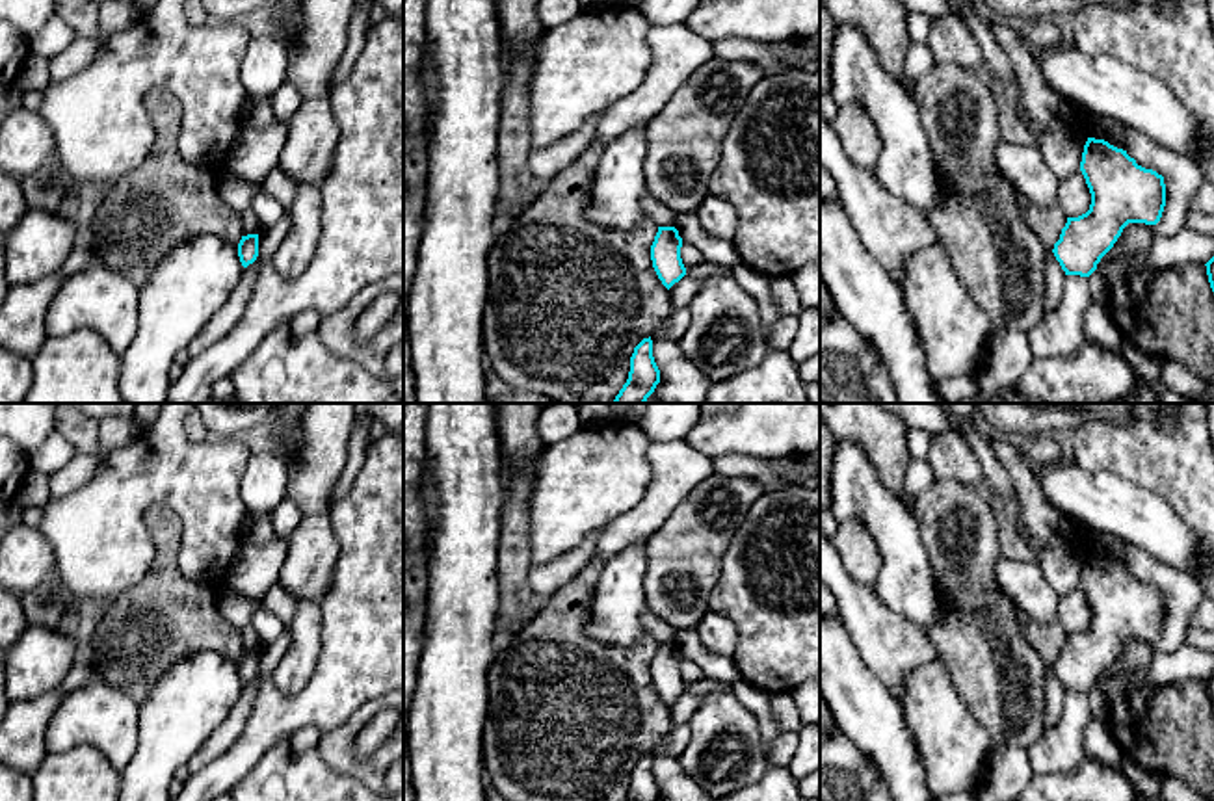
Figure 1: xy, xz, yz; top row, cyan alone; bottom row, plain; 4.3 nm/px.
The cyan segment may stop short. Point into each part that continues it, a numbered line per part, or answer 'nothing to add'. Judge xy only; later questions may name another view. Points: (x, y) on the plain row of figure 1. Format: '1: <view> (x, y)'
nothing to add

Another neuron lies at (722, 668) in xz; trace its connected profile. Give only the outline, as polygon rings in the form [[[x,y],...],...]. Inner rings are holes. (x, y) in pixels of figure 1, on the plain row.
[[[677,630],[675,641],[679,652],[699,665],[705,676],[716,678],[725,686],[736,684],[742,675],[732,656],[718,656],[703,647],[695,630]]]

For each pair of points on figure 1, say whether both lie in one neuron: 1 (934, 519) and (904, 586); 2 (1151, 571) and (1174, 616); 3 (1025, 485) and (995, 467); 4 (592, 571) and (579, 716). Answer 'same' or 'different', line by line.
1: different
2: same
3: different
4: same

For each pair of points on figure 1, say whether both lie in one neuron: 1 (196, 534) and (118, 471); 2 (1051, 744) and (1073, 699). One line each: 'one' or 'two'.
1: one
2: one

